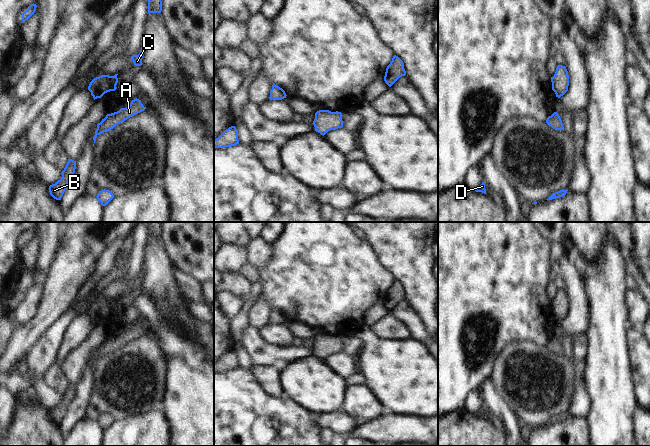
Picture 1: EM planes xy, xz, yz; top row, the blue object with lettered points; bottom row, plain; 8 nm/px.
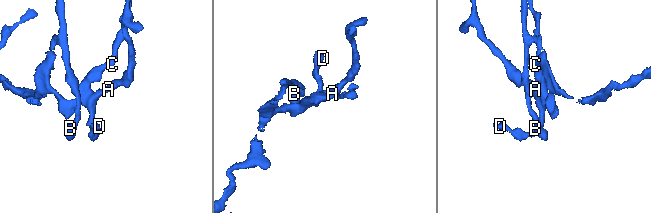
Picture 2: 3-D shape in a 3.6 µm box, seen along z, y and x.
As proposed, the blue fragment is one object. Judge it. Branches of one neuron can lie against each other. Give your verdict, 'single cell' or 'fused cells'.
single cell

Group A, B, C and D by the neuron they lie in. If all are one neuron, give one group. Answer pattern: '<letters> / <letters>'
A B C D

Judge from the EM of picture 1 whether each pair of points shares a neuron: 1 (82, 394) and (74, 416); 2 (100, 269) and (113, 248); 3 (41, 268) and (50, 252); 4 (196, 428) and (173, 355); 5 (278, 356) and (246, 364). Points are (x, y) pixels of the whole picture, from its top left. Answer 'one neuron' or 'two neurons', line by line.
1: one neuron
2: one neuron
3: one neuron
4: one neuron
5: two neurons

